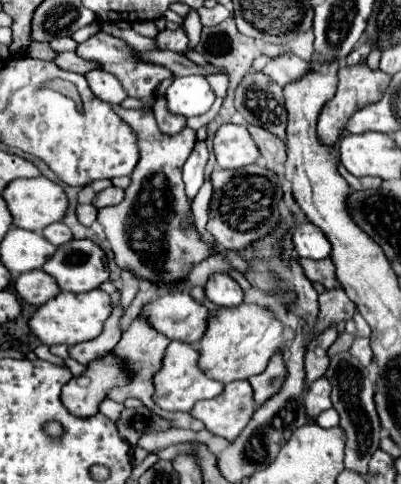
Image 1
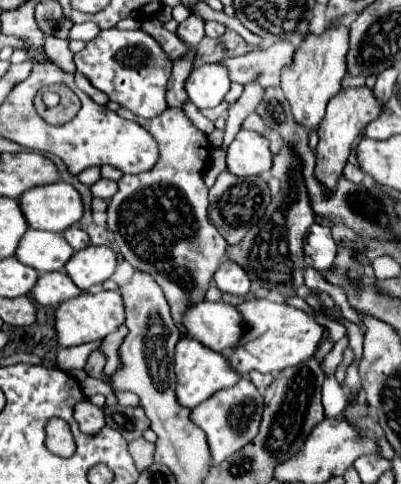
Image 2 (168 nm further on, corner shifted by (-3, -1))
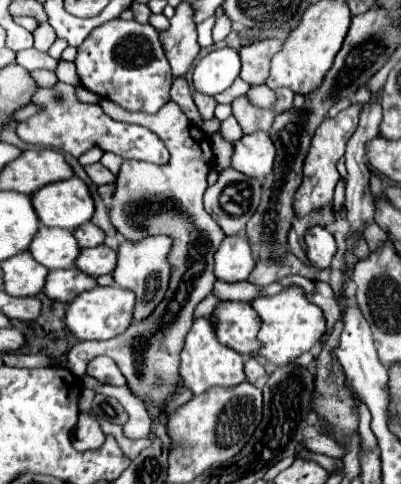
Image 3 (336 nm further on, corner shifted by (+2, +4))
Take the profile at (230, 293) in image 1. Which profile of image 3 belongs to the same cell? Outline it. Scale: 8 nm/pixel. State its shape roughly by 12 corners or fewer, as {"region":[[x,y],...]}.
{"region":[[244,234],[224,238],[214,258],[222,282],[246,280],[254,268]]}

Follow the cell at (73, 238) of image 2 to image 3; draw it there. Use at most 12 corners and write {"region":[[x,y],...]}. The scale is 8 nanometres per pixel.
{"region":[[84,222],[72,234],[80,248],[104,242],[104,232]]}

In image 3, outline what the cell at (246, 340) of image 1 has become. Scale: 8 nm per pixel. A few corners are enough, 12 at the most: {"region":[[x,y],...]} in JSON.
{"region":[[292,286],[250,302],[262,320],[254,354],[282,366],[326,332],[318,306]]}

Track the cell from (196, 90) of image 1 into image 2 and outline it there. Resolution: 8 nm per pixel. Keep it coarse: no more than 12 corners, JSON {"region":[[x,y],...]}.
{"region":[[223,63],[191,71],[185,89],[199,109],[217,107],[231,79]]}

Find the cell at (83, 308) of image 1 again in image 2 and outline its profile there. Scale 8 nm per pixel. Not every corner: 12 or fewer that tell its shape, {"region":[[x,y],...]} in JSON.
{"region":[[119,291],[57,307],[61,347],[103,339],[125,323]]}

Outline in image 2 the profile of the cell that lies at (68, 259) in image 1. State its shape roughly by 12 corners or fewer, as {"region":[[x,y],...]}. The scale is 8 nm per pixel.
{"region":[[109,247],[77,251],[65,265],[81,289],[107,281],[117,267]]}

